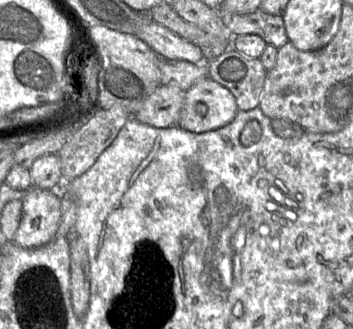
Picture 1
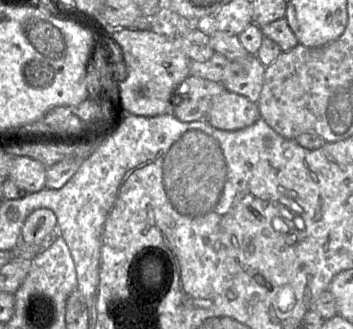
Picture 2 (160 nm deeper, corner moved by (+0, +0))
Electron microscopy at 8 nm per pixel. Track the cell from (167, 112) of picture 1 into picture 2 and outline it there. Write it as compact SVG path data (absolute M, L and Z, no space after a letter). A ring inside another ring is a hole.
M190 75L176 88L171 113L182 122L205 120L214 99L224 91L222 83Z

